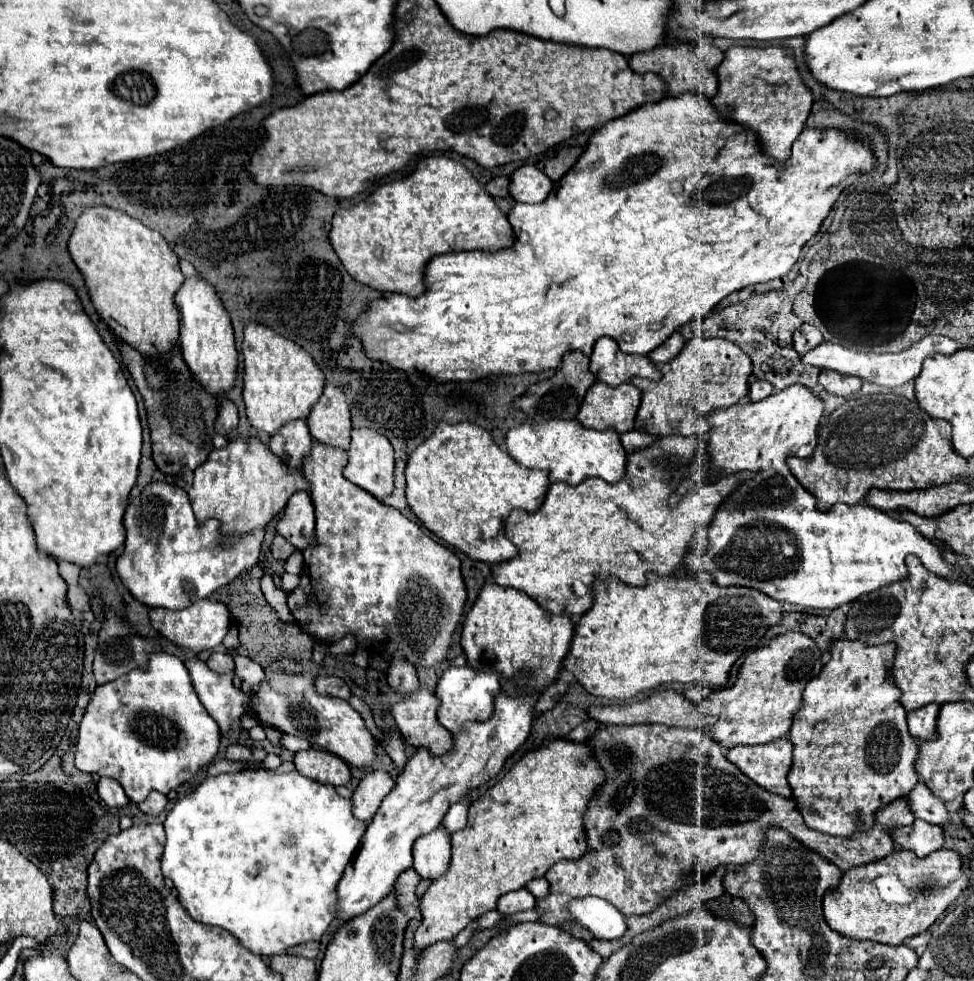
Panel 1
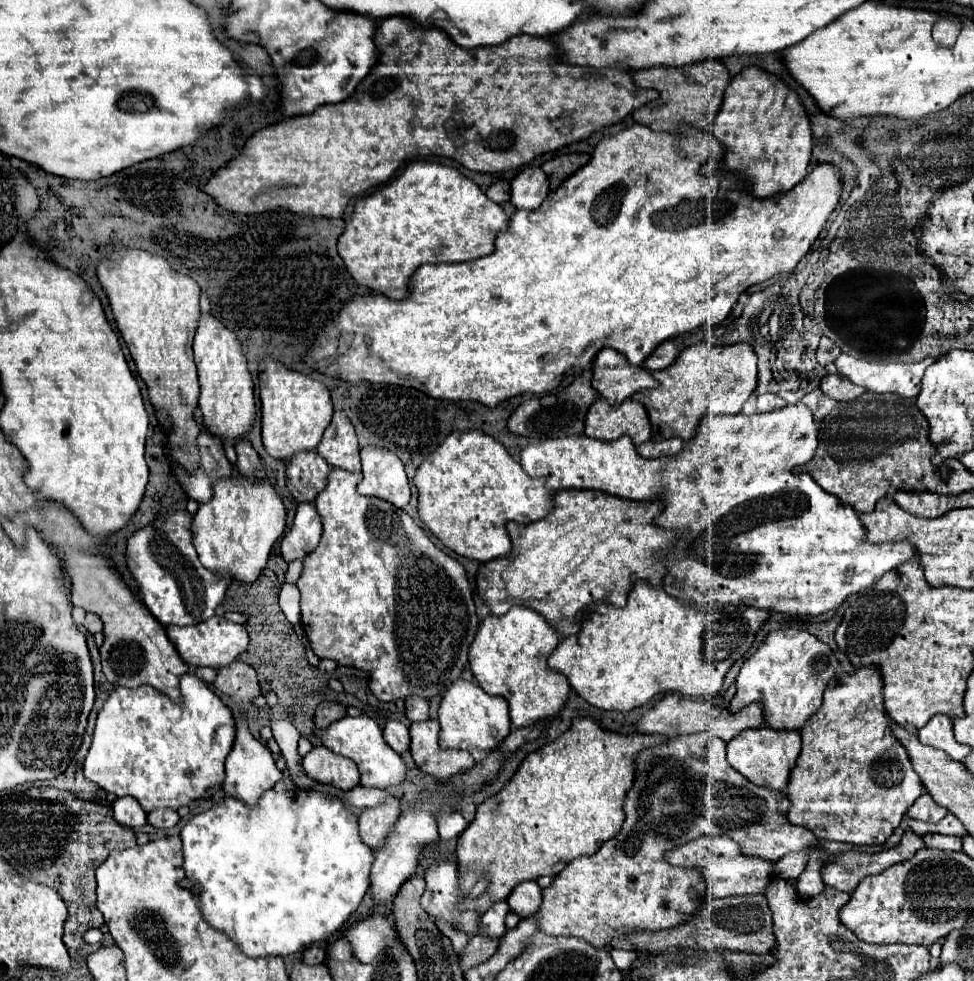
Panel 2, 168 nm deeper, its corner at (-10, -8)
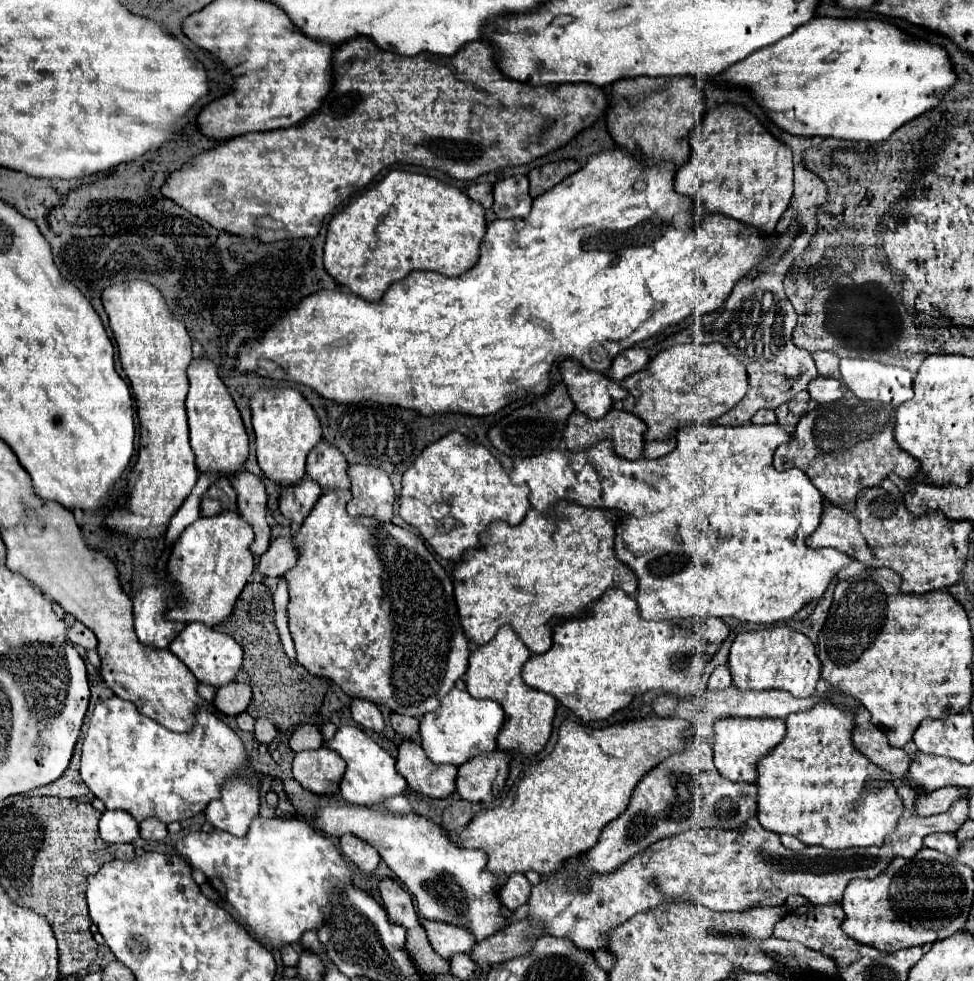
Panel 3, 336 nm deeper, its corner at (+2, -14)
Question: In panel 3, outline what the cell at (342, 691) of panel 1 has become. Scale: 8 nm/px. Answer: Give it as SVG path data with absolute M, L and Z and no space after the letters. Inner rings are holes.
M301 725L289 739L289 749L299 753L303 749L319 749L323 745L321 731L315 725Z

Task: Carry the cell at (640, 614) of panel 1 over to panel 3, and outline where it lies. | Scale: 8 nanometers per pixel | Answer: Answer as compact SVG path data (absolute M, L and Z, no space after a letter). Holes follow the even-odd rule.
M607 589L601 599L591 603L587 615L565 619L553 627L553 647L543 655L533 655L525 663L521 677L529 687L553 695L583 721L601 721L629 705L637 693L651 689L661 689L677 697L697 695L703 667L717 653L727 633L729 627L719 619L709 619L709 623L685 619L679 621L679 629L673 629L671 621L643 621L633 597L621 589Z

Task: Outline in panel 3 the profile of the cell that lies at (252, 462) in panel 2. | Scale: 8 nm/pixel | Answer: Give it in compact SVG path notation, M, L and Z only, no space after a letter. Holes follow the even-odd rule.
M247 471L233 475L229 481L237 489L237 495L239 495L239 499L237 499L239 515L243 515L243 519L255 531L255 539L253 539L249 551L259 557L267 551L269 537L271 537L271 529L269 529L267 519L265 519L265 507L267 507L265 487L263 487L259 477L255 477Z

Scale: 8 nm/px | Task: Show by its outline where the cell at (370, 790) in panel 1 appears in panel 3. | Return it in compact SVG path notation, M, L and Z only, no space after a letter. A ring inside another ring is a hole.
M343 835L343 837L341 837L341 849L343 849L343 853L349 857L349 861L355 863L355 865L357 865L361 871L365 871L365 873L375 871L375 867L377 867L379 861L381 861L377 849L369 847L365 841L361 841L361 839L355 837L355 835Z

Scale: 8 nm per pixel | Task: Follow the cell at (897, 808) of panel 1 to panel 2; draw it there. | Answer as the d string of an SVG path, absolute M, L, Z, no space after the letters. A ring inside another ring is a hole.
M923 793L907 811L907 817L919 819L919 821L929 821L929 823L939 823L945 815L947 815L947 809L941 809L939 805L935 805L935 801L931 799L929 793Z

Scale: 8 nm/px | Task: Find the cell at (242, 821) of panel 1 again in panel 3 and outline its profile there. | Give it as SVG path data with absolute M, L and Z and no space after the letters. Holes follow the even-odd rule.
M257 815L243 839L225 831L189 833L177 843L177 853L193 869L201 869L207 875L207 881L219 891L219 895L237 909L239 917L247 923L247 931L251 937L255 937L263 945L273 947L279 947L283 943L297 943L305 931L319 929L323 925L321 909L329 903L329 895L341 891L337 889L337 885L349 883L351 879L347 863L341 859L331 839L317 831L303 817L281 821L275 817L263 819L261 815Z

